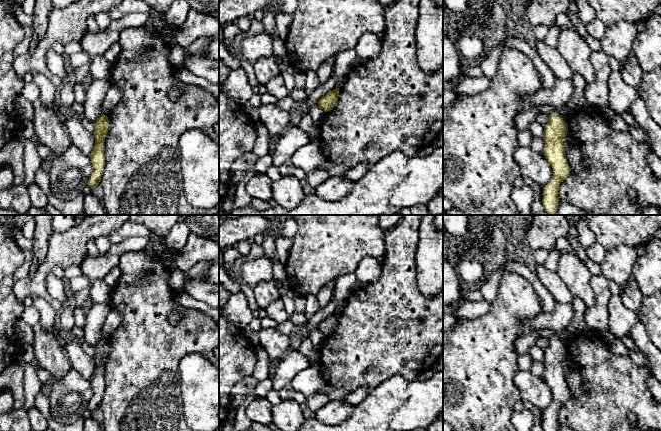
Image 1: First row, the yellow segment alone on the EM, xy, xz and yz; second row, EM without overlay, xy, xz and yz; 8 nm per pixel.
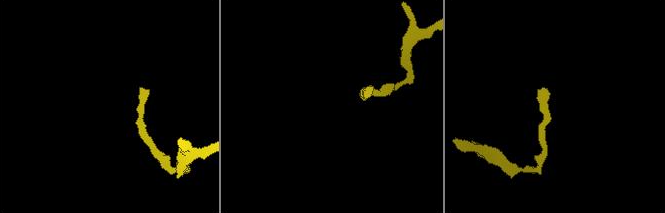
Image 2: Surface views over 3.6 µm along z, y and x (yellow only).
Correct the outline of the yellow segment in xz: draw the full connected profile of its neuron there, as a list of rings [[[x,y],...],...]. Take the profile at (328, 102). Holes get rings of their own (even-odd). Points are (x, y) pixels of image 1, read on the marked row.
[[[336,88],[327,93],[324,97],[322,97],[318,101],[318,106],[322,108],[325,112],[328,112],[336,106],[338,102],[338,97],[339,97],[339,89]]]

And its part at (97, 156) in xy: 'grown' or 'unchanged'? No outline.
unchanged

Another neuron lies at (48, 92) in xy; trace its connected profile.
[[[38,72],[32,73],[32,82],[34,82],[40,90],[39,99],[47,106],[51,106],[57,100],[58,89],[43,74]]]

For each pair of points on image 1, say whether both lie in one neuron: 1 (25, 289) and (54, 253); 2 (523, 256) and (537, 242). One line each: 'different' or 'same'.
1: same
2: different

